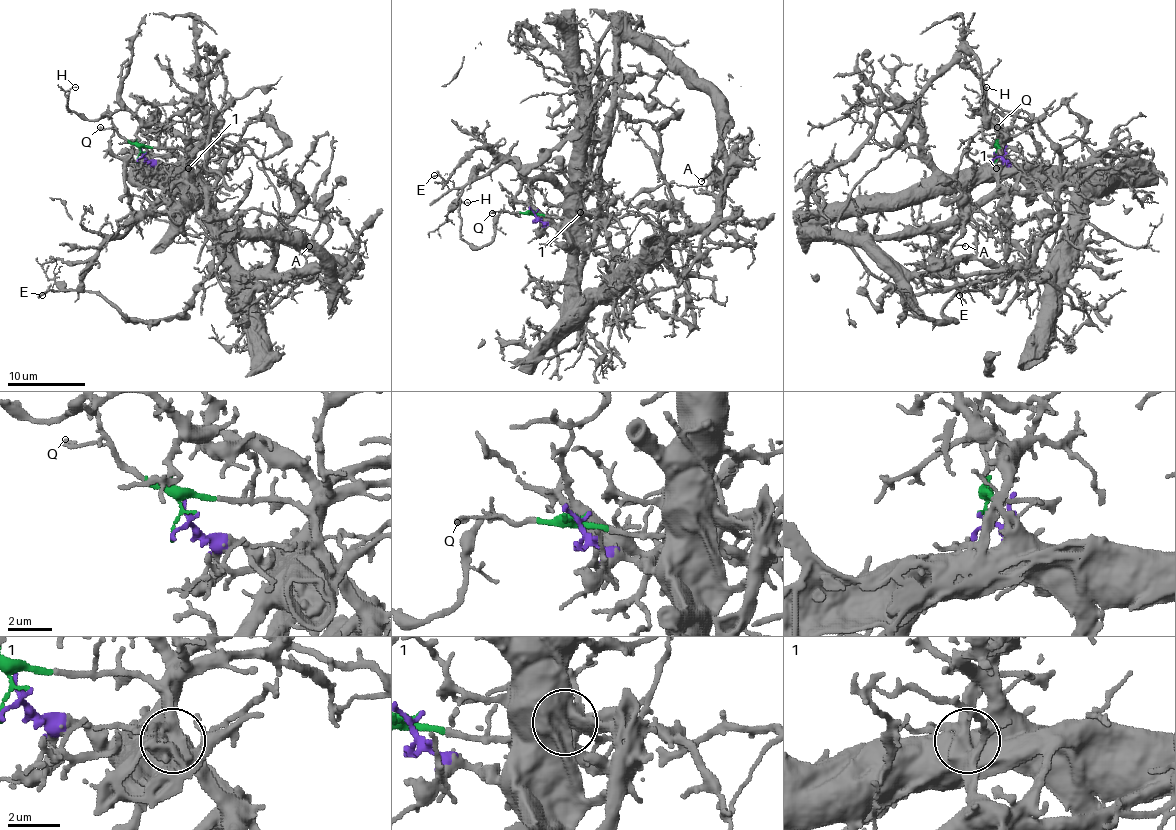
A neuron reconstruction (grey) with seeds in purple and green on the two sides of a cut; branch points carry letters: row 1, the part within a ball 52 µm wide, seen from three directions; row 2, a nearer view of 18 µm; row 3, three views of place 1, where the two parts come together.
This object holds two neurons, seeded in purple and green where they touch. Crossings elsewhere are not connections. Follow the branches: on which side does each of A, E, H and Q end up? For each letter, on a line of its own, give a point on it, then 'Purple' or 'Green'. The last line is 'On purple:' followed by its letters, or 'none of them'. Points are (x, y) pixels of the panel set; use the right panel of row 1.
A: Place: (965, 246). Green
E: Place: (959, 295). Green
H: Place: (986, 87). Green
Q: Place: (997, 127). Green
On purple: none of them

